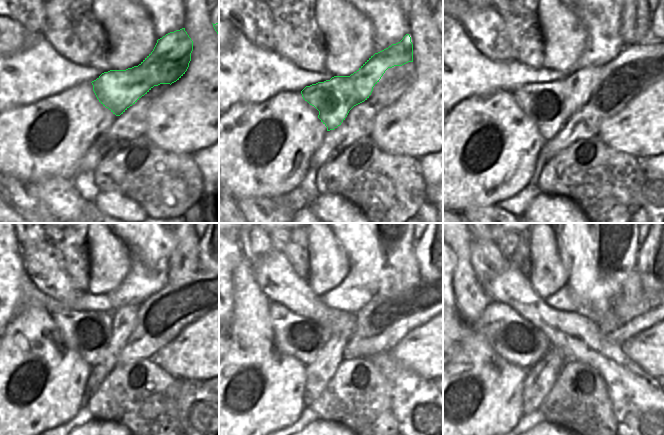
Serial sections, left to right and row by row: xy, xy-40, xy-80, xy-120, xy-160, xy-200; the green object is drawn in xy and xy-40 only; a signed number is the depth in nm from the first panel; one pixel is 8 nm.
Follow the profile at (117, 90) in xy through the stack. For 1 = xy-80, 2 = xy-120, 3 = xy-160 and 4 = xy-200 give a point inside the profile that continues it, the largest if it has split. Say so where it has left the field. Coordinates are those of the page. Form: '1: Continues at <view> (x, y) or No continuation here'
1: Continues at xy-80 (559, 100)
2: Continues at xy-120 (111, 328)
3: Continues at xy-160 (332, 341)
4: Continues at xy-200 (540, 378)

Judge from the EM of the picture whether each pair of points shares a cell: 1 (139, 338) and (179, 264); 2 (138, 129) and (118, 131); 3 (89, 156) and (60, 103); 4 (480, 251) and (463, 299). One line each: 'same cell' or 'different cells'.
1: same cell
2: same cell
3: different cells
4: different cells

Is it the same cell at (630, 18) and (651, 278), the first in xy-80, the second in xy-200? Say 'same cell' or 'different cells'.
different cells

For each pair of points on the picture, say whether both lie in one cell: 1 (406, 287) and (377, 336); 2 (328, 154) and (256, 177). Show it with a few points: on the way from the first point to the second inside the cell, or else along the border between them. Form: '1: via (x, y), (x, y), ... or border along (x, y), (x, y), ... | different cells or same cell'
1: via (405, 299), (381, 324) | same cell
2: border along (323, 140), (311, 157), (310, 167) | different cells

